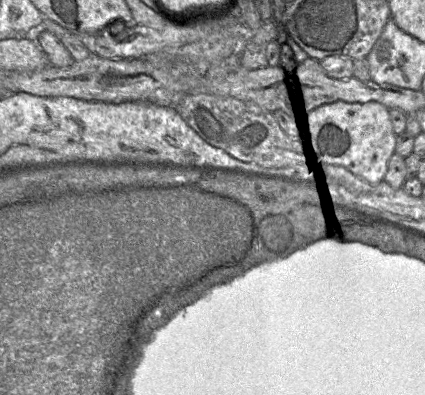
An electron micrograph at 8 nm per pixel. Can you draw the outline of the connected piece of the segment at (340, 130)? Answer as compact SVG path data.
M336 101L314 111L304 123L305 150L330 165L344 168L370 184L385 178L388 163L395 153L396 137L390 110L378 103Z

